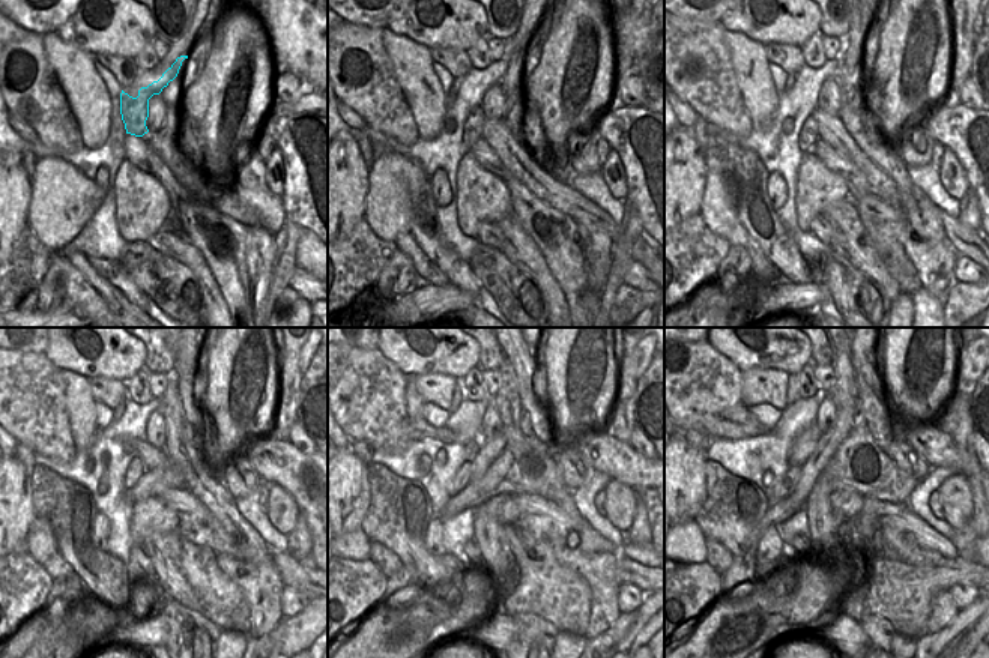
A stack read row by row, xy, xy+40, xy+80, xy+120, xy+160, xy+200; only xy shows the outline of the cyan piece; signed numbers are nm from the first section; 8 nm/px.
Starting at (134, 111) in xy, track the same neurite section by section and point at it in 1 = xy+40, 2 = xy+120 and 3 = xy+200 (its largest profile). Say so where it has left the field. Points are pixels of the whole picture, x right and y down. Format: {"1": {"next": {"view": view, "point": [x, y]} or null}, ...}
{"1": {"next": {"view": "xy+40", "point": [472, 129]}}, "2": {"next": {"view": "xy+120", "point": [136, 469]}}, "3": {"next": {"view": "xy+200", "point": [791, 479]}}}

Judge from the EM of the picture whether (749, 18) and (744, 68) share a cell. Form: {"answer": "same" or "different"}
{"answer": "different"}

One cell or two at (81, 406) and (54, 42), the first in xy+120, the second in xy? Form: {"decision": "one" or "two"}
{"decision": "one"}

